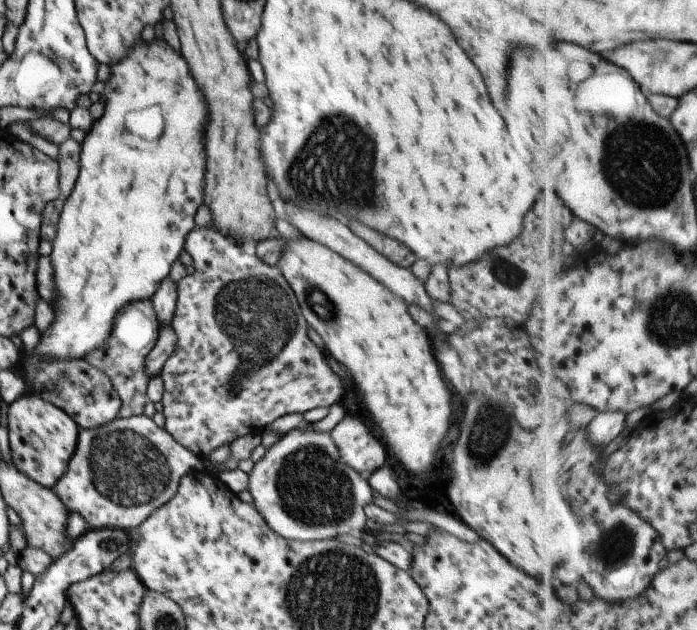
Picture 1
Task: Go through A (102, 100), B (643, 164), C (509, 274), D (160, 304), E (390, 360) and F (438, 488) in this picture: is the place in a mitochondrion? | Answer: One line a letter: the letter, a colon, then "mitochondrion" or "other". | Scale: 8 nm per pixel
A: other
B: mitochondrion
C: mitochondrion
D: other
E: other
F: other

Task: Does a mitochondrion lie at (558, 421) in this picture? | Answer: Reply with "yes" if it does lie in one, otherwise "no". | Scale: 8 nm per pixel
no

